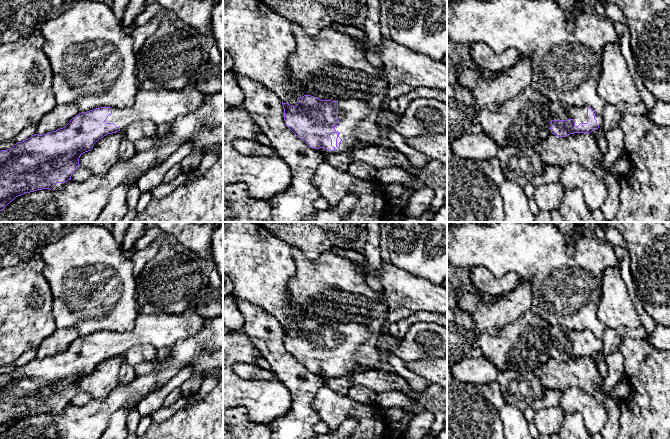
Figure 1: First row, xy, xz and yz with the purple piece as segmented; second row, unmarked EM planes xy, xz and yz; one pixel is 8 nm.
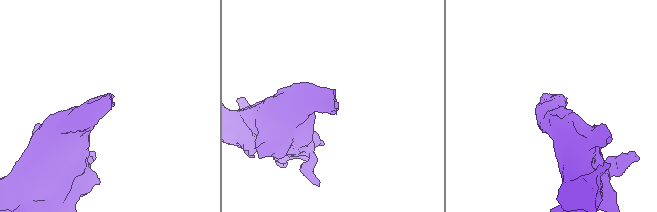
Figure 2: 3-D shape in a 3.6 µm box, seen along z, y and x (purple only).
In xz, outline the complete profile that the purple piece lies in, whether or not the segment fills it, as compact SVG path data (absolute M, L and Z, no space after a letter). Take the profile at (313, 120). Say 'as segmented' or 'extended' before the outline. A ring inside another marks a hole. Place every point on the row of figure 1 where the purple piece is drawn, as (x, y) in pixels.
extended; M311 95L297 98L297 105L283 103L286 126L309 147L323 148L332 154L355 149L357 131L362 120L368 115L370 107L363 100L321 100Z

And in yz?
extended; M559 101L552 102L550 107L550 130L558 137L566 137L574 133L588 133L600 128L602 115L590 107L566 106Z

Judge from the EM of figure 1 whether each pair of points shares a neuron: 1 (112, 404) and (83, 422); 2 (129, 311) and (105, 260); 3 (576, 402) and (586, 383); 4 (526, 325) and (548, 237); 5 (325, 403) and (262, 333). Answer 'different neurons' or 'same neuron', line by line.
1: same neuron
2: same neuron
3: different neurons
4: different neurons
5: different neurons

